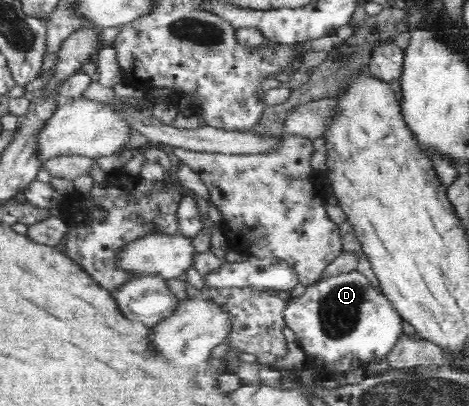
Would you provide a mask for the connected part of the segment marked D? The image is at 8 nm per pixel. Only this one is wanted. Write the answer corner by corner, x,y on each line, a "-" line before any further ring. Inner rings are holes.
359,270
324,275
317,282
308,284
301,296
288,300
285,313
286,326
294,332
296,341
306,354
305,366
320,376
328,376
336,370
347,372
357,368
369,372
383,366
387,354
397,346
399,338
403,337
403,321
393,303

